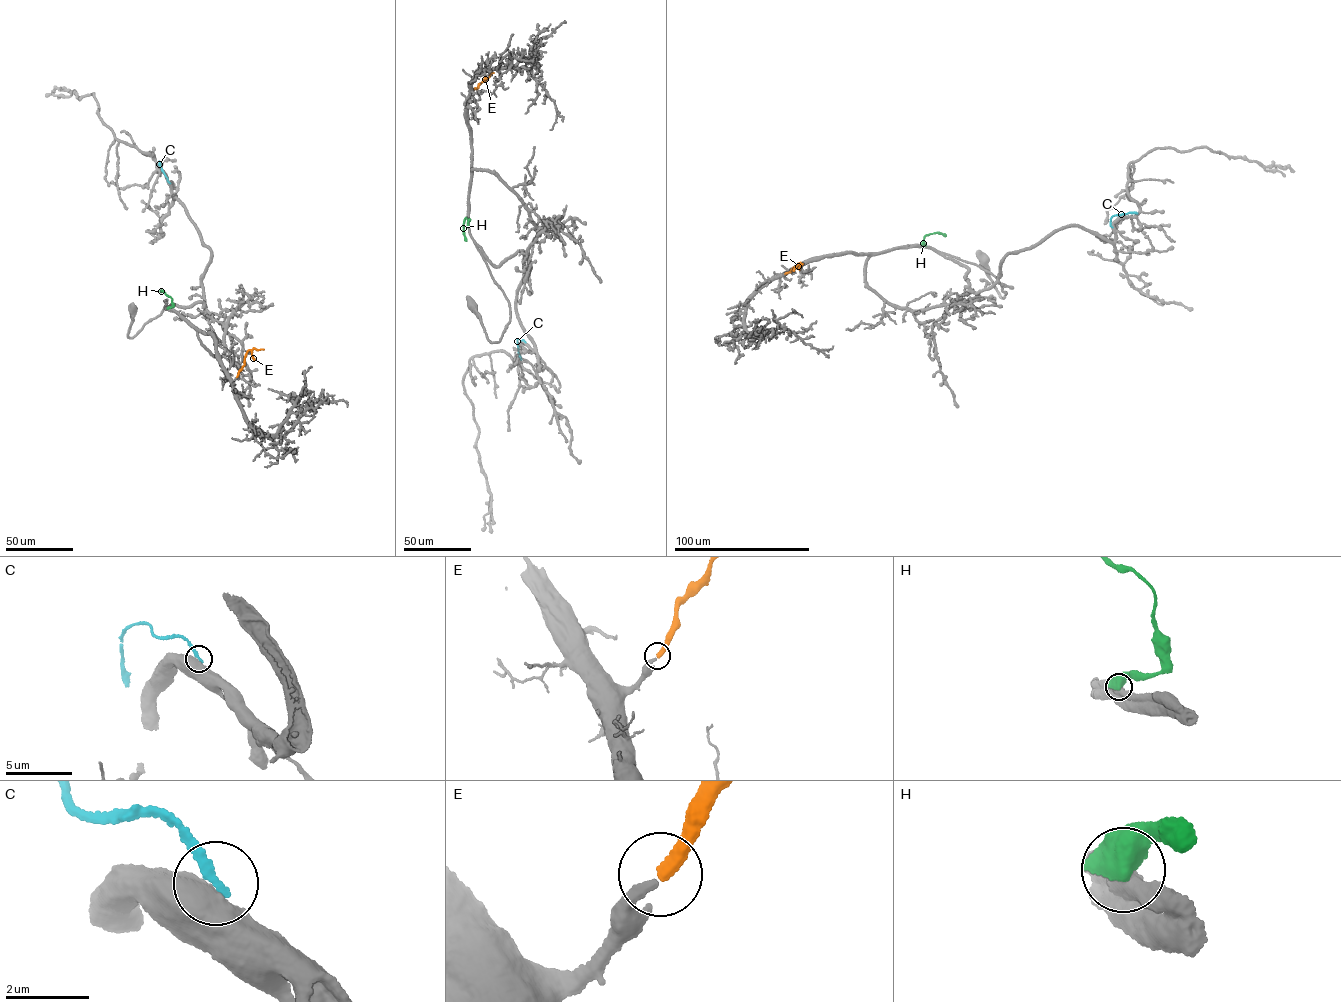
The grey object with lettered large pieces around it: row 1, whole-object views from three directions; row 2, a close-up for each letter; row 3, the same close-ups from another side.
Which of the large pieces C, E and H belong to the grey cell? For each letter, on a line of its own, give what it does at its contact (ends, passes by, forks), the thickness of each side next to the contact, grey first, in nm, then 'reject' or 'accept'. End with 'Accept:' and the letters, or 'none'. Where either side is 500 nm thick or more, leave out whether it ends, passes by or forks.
C: 750 nm thick on the grey side, 220 nm on the other; reject
E: it ends there; 240 nm thick on the grey side, 340 nm on the other; accept
H: 500 nm thick on the grey side, 950 nm on the other; reject
Accept: E

